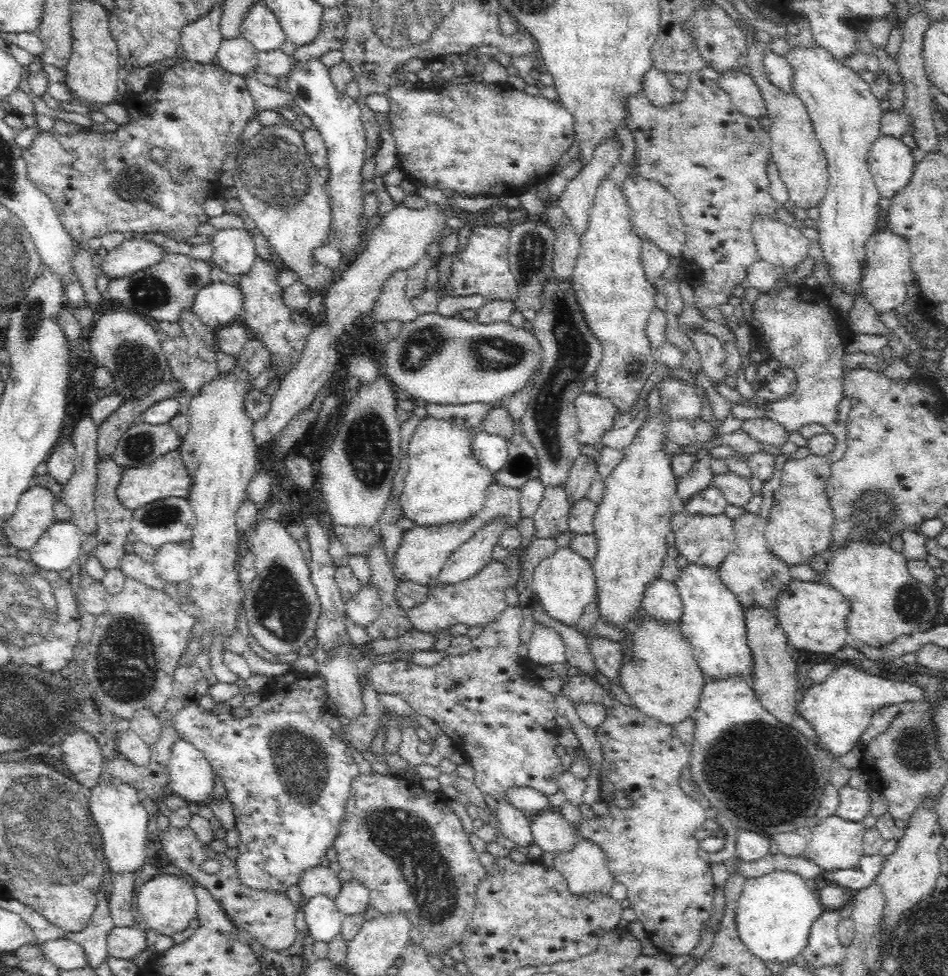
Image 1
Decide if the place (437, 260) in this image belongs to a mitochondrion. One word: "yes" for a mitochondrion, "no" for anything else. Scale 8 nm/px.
no

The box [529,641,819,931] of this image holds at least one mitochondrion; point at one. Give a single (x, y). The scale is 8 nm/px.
(745, 753)

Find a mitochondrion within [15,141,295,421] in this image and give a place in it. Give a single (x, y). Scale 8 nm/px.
(137, 184)

